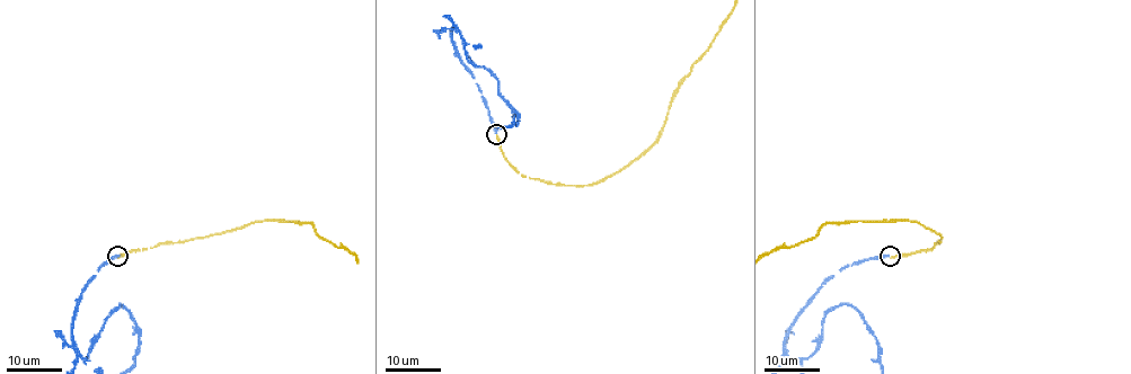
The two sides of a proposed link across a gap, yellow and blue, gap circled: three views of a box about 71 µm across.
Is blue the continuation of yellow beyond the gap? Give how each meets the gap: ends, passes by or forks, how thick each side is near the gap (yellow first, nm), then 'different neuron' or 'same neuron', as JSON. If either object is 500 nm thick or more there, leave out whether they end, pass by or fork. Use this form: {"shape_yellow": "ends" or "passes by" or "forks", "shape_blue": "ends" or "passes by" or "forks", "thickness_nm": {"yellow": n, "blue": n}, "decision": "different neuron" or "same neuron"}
{"shape_yellow": "ends", "shape_blue": "ends", "thickness_nm": {"yellow": 190, "blue": 360}, "decision": "different neuron"}

